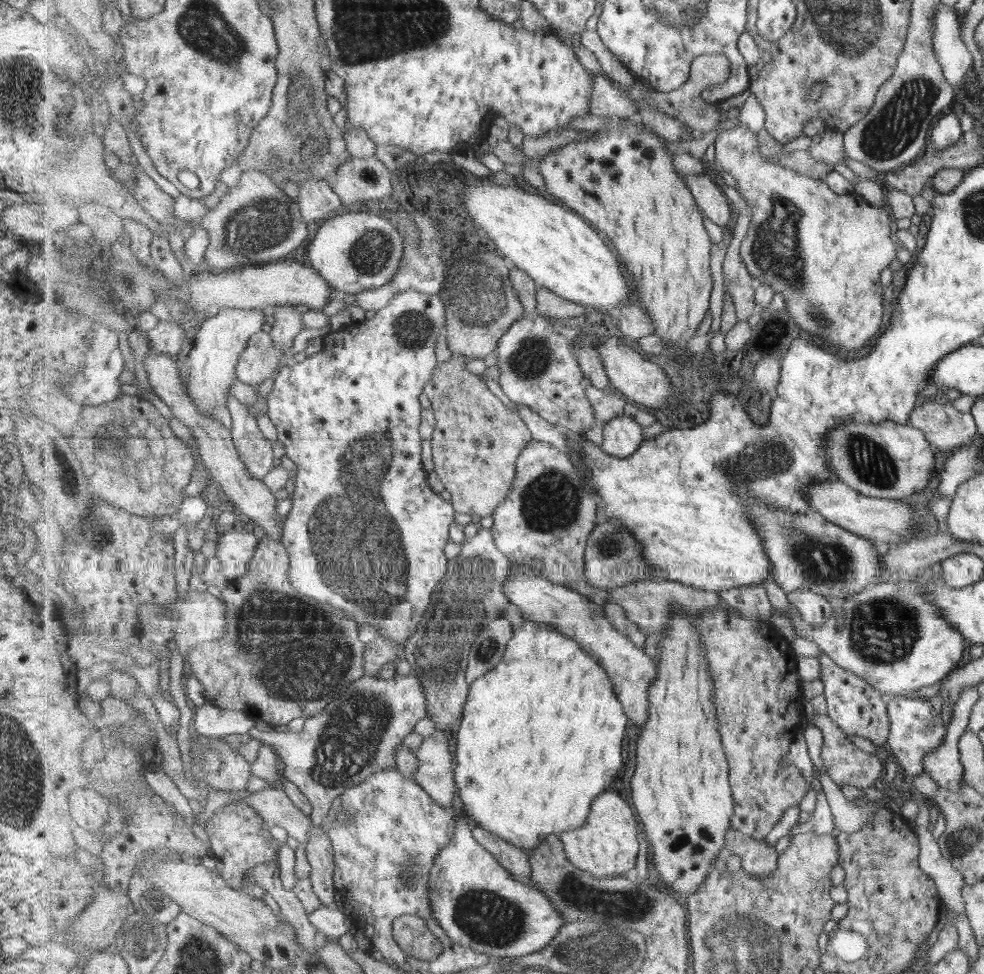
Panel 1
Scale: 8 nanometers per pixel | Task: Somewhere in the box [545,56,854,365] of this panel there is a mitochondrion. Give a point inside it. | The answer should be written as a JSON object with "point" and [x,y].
{"point":[775,250]}

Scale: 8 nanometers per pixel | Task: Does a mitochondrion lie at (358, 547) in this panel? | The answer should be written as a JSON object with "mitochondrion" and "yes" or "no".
{"mitochondrion":"yes"}

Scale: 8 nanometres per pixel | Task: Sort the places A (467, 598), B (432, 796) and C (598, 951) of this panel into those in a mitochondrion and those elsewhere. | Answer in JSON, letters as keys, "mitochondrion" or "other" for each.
{"A":"mitochondrion","B":"other","C":"mitochondrion"}

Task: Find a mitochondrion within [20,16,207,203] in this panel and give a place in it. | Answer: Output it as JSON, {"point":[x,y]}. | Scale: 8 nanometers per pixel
{"point":[62,119]}

